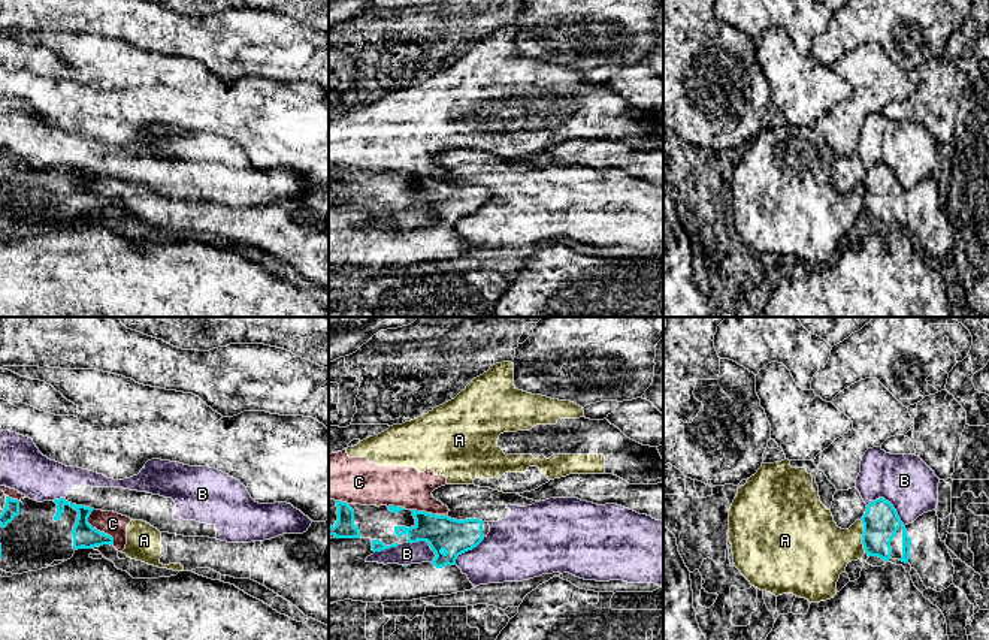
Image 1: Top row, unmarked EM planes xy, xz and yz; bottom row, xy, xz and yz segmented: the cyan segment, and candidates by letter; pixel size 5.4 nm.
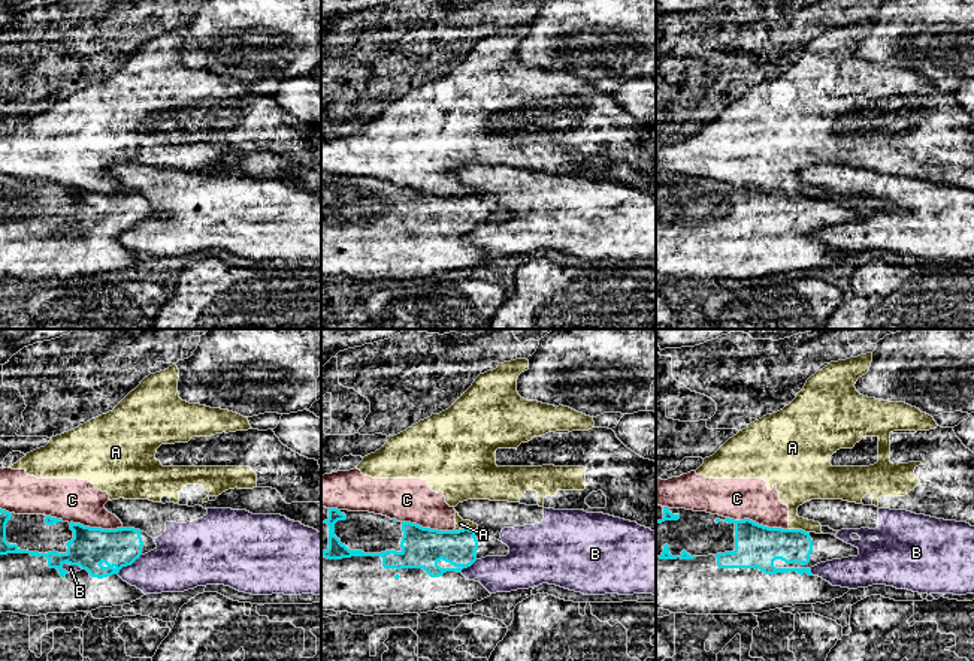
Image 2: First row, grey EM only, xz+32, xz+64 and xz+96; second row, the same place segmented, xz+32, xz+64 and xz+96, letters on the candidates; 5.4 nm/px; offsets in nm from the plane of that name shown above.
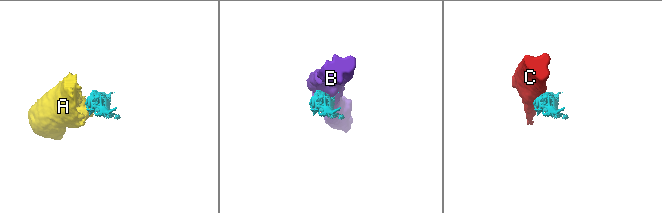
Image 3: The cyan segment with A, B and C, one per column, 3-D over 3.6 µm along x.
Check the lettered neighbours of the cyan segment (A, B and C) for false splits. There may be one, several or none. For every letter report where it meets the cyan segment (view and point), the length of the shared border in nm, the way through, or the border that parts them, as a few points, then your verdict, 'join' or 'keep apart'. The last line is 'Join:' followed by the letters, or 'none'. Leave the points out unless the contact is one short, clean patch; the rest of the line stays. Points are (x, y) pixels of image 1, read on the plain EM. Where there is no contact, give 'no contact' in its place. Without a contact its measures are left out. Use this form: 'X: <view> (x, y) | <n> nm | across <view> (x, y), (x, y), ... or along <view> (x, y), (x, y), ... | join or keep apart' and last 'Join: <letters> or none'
A: yz (862, 201) | 190 nm | along yz (861, 184), (862, 213), (865, 217) | keep apart
B: yz (889, 168) | 240 nm | keep apart
C: xy (96, 195) | 220 nm | keep apart
Join: none

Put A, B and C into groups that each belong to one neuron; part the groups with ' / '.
A C / B

